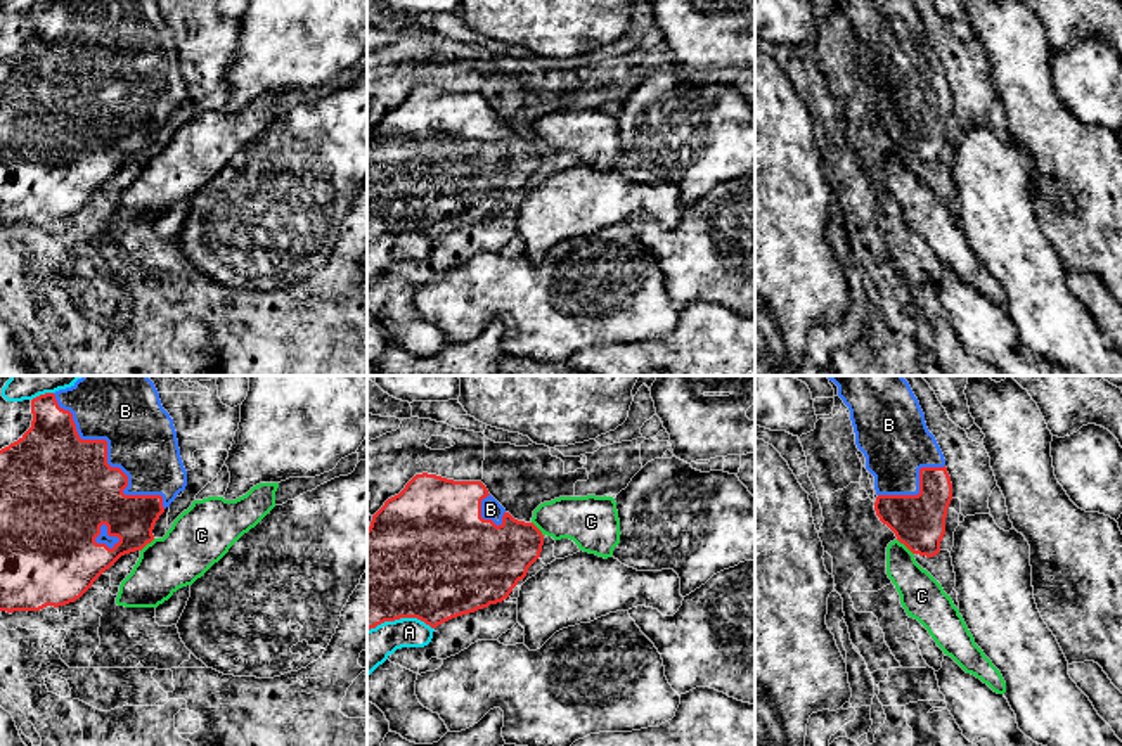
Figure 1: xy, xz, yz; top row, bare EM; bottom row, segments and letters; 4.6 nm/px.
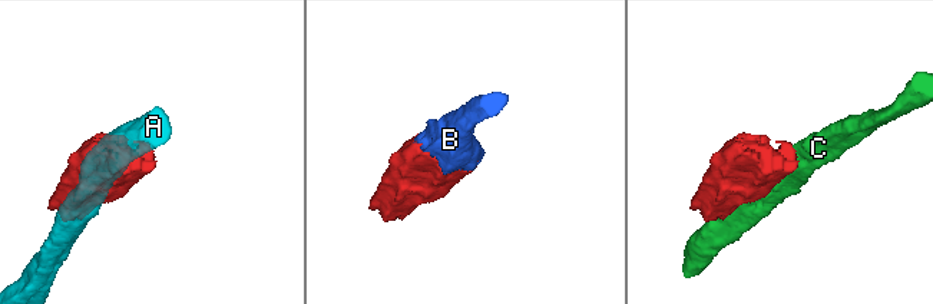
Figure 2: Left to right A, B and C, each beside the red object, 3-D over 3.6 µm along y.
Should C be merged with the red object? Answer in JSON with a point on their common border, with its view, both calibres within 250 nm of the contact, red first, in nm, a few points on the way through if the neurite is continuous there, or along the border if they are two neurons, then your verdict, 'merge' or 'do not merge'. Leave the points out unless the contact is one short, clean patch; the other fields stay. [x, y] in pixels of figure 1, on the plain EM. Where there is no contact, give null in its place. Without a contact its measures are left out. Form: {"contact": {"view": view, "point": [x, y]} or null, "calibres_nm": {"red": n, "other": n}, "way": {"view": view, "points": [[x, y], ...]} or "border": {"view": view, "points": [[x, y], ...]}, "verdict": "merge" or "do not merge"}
{"contact": {"view": "yz", "point": [906, 158]}, "calibres_nm": {"red": 260, "other": 200}, "border": {"view": "yz", "points": [[897, 151], [913, 167]]}, "verdict": "do not merge"}

